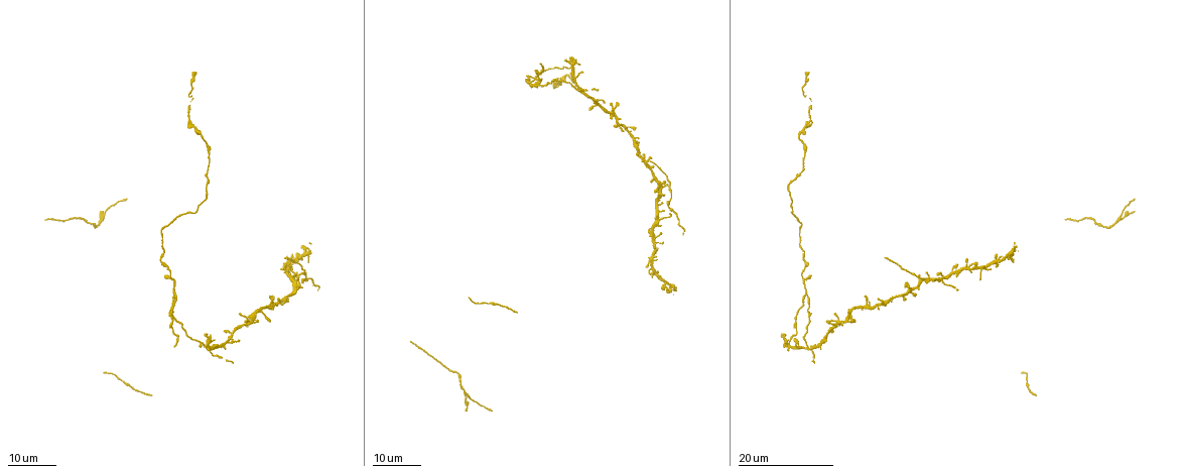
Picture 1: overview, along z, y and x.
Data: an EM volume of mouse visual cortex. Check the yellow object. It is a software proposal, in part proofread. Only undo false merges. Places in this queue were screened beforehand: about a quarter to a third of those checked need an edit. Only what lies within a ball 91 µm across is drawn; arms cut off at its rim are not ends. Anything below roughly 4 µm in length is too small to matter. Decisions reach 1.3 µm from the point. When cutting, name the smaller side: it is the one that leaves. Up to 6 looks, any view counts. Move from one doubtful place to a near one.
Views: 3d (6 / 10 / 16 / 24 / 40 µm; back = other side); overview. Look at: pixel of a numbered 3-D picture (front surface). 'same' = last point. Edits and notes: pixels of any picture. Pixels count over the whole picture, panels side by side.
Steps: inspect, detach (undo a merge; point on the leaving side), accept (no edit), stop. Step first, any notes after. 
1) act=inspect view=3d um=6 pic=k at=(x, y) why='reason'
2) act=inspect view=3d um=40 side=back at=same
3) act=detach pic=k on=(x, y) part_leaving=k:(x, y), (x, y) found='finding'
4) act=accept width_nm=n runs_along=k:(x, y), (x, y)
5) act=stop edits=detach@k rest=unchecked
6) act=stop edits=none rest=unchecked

act=inspect view=3d um=16 pic=1 at=(176, 296)

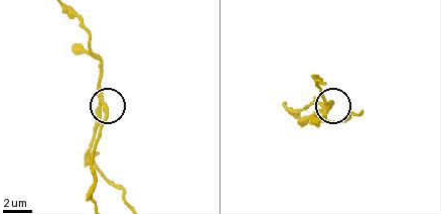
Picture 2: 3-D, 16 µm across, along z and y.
act=inspect view=3d um=6 pic=2 at=(105, 103)

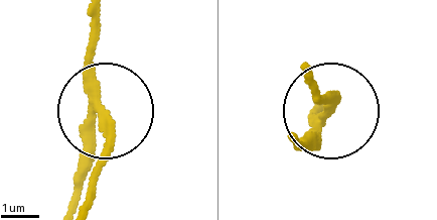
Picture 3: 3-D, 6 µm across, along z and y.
act=inspect view=3d um=6 side=back pic=3 at=(328, 111)

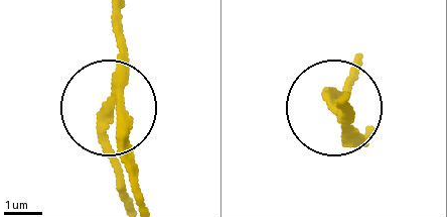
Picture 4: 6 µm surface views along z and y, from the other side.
act=detach pic=4 on=(98, 136) width_nm=190 part_leaving=4:(120, 84), (110, 158), (123, 197) found='a second neuron is stuck on'

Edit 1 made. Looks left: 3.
act=inspect view=3d um=16 pic=1 at=(573, 89) why='looks like a crossing'

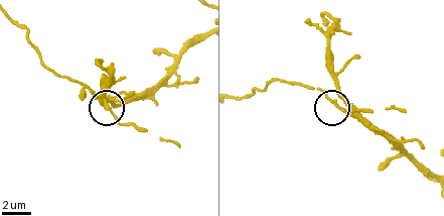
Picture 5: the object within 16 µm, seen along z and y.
act=inspect view=3d um=10 pic=5 at=(333, 104) why='closer look'

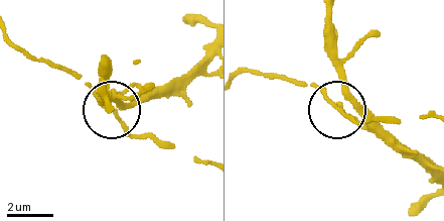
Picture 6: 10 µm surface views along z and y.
act=accept arms=5 found='continuous, no second neuron'

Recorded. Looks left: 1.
act=stop edits=detach@4 rest=unchecked

